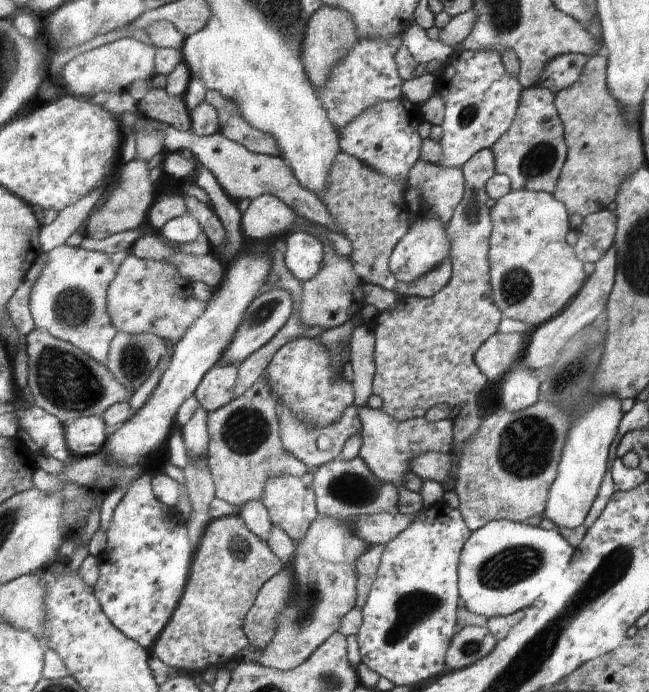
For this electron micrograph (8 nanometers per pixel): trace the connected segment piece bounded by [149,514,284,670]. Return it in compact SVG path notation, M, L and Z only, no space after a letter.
M240 515L212 519L195 549L187 590L176 616L172 616L150 653L178 670L214 669L232 660L250 643L244 636L242 620L254 606L260 588L283 568L269 543L256 536Z

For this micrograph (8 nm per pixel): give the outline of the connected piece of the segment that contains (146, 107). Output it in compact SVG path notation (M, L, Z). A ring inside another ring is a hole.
M151 87L137 104L138 113L143 117L164 122L182 132L192 128L191 116L183 97L170 96L165 88Z

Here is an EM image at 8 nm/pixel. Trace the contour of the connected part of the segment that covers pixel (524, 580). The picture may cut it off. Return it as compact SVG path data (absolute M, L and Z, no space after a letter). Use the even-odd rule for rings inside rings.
M492 520L471 532L459 556L459 589L464 608L478 616L514 615L515 612L540 604L560 576L572 568L576 547L572 547L557 529L544 529L509 520Z

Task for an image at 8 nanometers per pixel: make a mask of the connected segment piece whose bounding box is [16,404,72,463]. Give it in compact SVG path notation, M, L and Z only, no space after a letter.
M38 405L29 408L17 406L20 428L40 447L43 454L61 463L72 455L66 446L66 429L56 416L48 414Z

